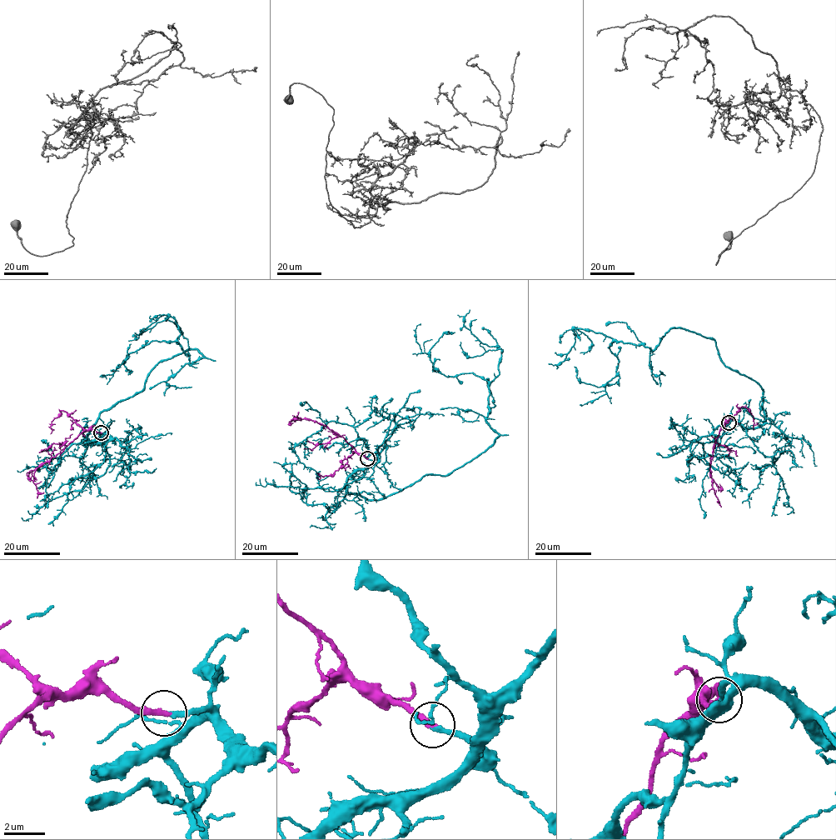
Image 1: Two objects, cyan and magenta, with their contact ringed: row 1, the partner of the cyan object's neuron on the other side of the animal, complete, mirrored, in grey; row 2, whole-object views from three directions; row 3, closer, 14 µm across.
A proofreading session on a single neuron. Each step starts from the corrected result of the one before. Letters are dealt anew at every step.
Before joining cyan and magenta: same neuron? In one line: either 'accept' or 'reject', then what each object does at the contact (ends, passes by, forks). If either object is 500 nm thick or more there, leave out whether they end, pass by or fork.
accept | cyan ends | magenta ends

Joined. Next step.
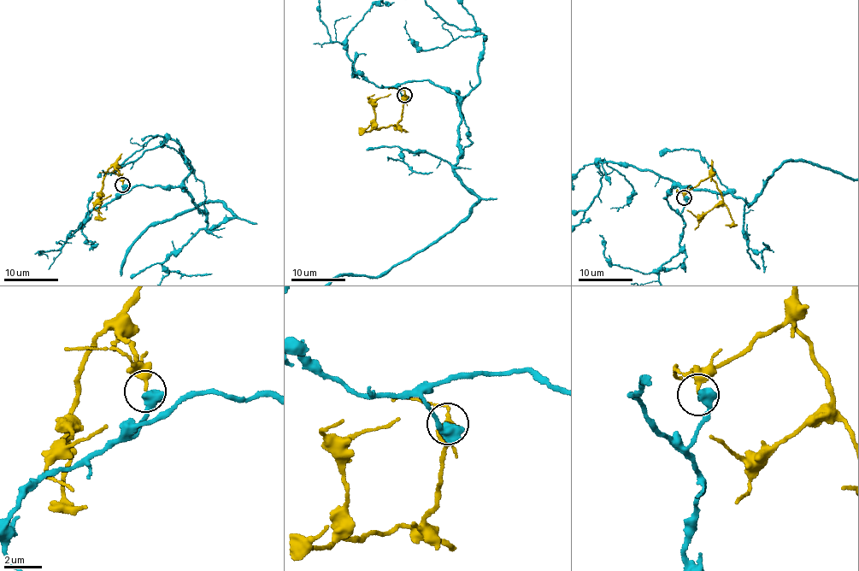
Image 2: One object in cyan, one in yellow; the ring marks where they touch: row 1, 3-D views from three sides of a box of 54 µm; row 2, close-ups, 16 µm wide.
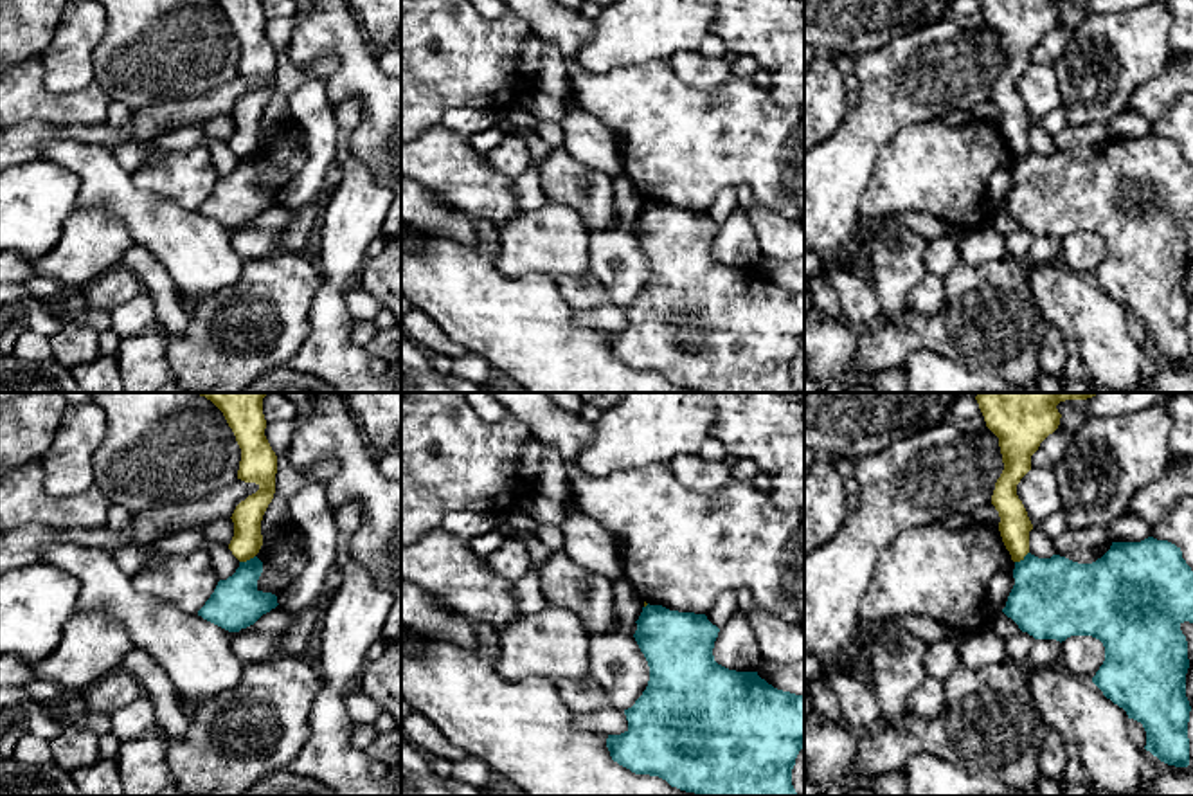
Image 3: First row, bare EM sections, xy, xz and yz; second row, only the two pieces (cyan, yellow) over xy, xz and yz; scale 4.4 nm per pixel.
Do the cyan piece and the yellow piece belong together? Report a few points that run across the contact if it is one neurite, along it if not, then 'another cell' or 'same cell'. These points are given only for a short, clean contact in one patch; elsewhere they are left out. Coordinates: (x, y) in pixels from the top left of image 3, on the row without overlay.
line xy (254, 152), (240, 159); another cell

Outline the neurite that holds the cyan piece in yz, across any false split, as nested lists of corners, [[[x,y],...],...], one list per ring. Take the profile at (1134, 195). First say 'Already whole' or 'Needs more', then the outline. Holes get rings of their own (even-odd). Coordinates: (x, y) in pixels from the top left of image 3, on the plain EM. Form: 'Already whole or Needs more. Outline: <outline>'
Already whole. Outline: [[[1153,133],[1112,139],[1092,160],[1027,149],[1013,175],[1002,209],[1035,236],[1099,236],[1105,258],[1092,279],[1143,321],[1146,348],[1188,364],[1189,256],[1180,222],[1193,220],[1193,167],[1180,144]]]

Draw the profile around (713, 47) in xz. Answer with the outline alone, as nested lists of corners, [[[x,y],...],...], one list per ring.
[[[707,34],[698,49],[704,56],[707,58],[723,58],[727,52],[725,43],[714,36],[714,34]]]

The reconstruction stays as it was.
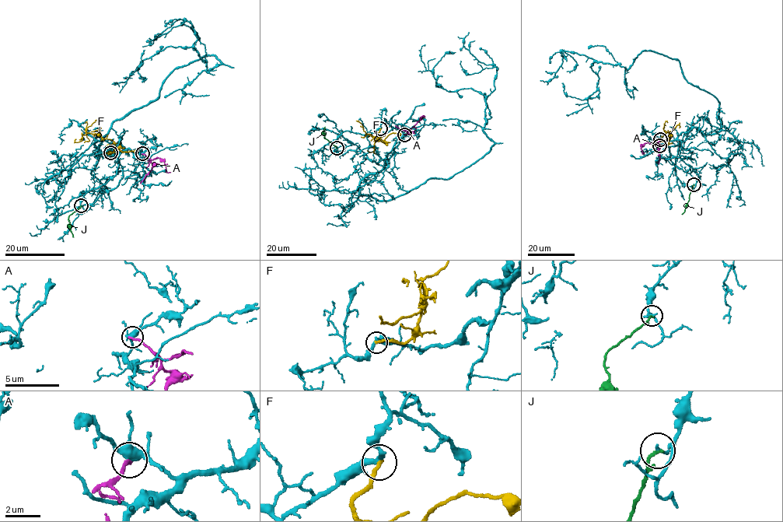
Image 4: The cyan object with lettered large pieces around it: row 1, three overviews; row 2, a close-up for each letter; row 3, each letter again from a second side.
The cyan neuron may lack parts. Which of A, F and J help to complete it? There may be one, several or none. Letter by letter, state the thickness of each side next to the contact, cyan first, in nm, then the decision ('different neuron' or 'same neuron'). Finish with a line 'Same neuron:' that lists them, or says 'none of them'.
A: calibres 360 and 240 nm; different neuron
F: calibres 280 and 240 nm; different neuron
J: calibres 150 and 170 nm; different neuron
Same neuron: none of them

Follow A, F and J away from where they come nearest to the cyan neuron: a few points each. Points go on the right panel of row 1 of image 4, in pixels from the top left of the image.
A: (660, 139), (654, 144), (647, 142), (641, 147), (642, 152)
F: (659, 145), (665, 145), (669, 138), (669, 131), (662, 136), (657, 145), (655, 142)
J: (693, 184), (681, 214)

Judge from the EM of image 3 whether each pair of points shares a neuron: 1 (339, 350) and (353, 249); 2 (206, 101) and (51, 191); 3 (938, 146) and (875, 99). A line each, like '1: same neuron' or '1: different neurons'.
1: same neuron
2: different neurons
3: different neurons

